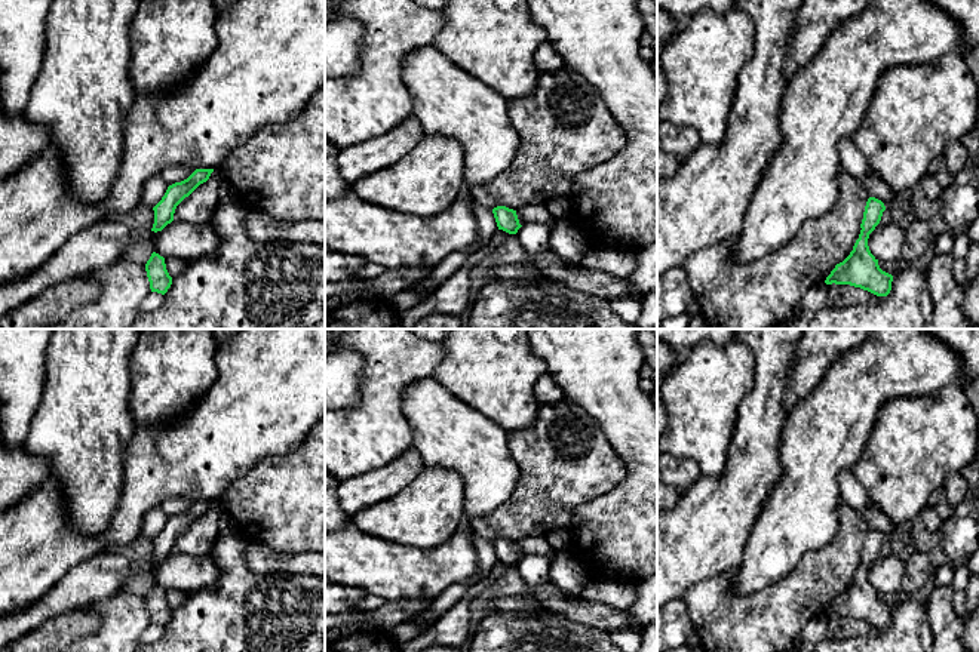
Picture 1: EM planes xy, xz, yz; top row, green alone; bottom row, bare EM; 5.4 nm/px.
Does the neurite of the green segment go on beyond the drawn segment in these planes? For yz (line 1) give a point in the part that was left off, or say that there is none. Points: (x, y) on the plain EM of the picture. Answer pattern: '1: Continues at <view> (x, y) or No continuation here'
1: No continuation here

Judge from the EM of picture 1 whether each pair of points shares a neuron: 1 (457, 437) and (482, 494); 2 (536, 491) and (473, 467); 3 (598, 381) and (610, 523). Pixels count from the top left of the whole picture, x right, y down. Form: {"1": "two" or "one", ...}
{"1": "one", "2": "two", "3": "one"}

